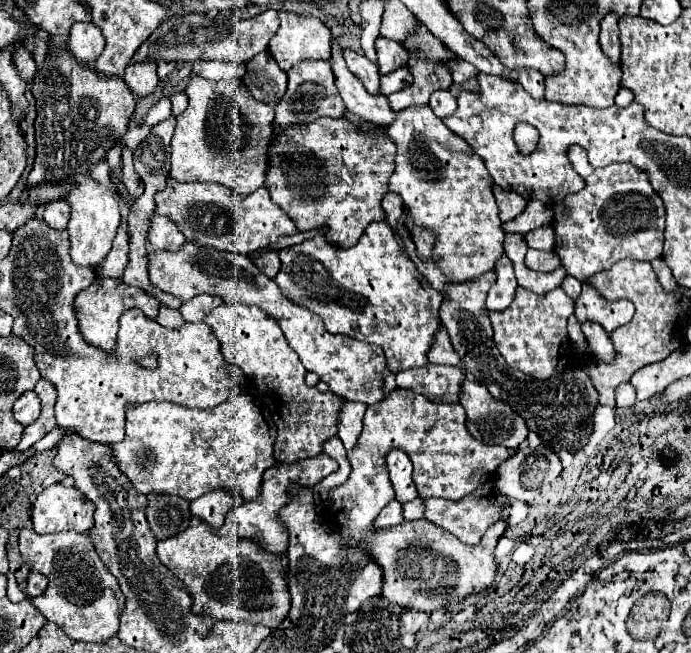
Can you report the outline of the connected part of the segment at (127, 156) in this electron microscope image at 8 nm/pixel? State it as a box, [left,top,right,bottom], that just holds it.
[122,150,144,198]

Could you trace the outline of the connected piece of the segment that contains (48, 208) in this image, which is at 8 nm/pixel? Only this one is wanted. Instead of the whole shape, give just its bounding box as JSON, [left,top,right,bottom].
[42,200,68,230]

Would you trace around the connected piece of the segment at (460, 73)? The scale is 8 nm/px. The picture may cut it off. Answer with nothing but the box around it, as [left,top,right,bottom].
[450,60,478,84]

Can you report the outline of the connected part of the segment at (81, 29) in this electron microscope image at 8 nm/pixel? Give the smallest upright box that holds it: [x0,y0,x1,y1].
[70,22,104,62]

